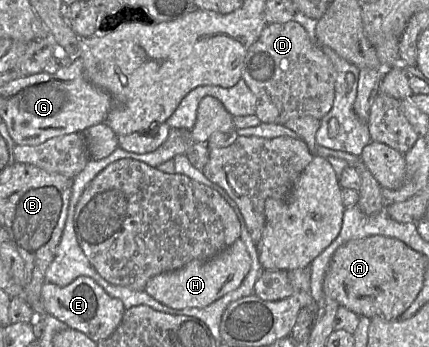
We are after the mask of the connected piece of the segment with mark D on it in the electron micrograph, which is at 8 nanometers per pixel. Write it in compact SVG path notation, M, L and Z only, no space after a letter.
M294 19L268 24L263 29L245 57L241 78L256 98L255 114L262 123L284 125L290 119L305 116L321 120L333 105L336 79L333 64L323 47Z

